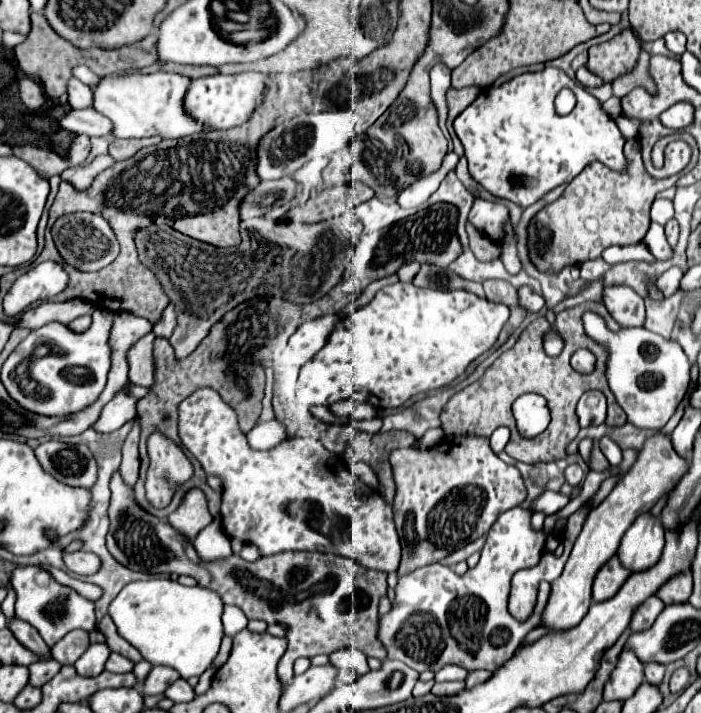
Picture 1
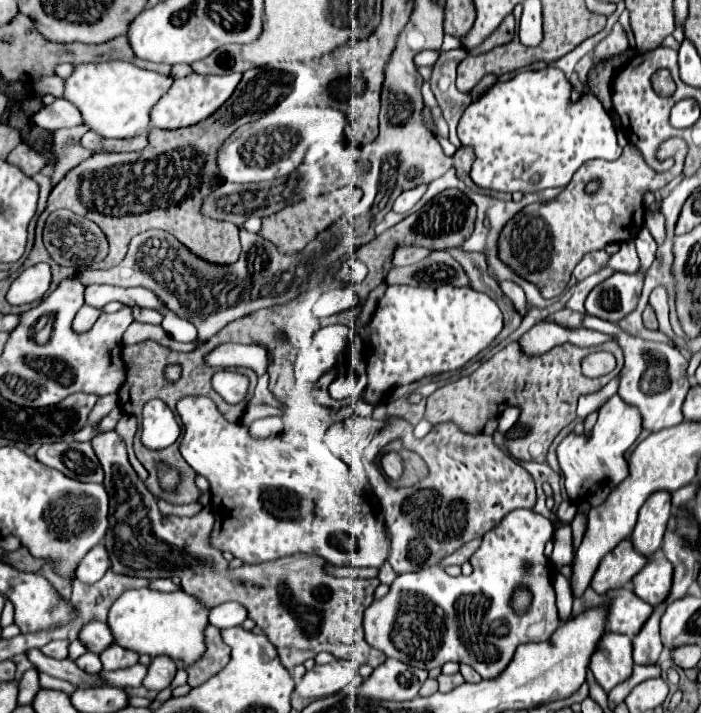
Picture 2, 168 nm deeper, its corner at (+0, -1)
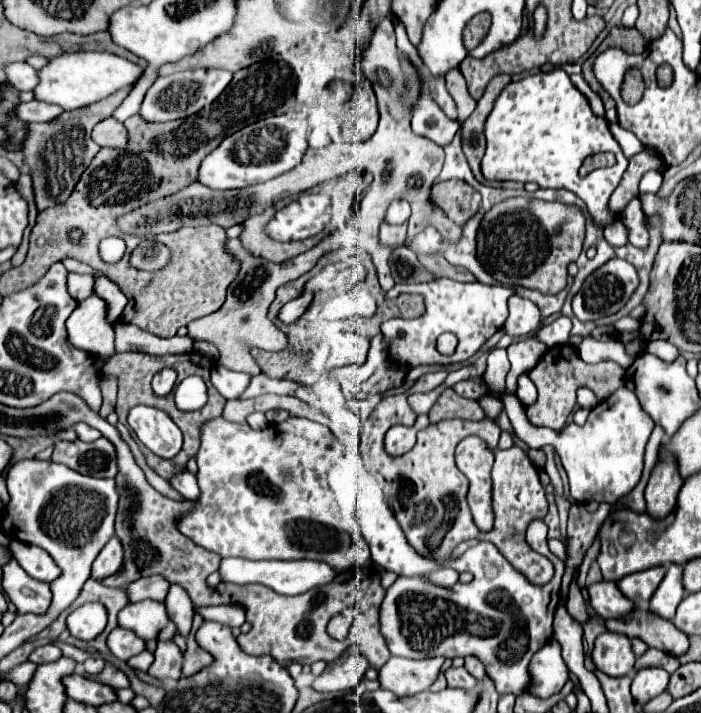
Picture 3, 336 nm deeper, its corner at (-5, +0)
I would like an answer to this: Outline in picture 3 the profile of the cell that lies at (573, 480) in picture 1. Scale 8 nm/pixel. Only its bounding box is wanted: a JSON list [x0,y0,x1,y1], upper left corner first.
[503,387,655,505]

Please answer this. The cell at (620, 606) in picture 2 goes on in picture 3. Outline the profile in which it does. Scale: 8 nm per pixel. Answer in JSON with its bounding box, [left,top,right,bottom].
[589,581,633,617]

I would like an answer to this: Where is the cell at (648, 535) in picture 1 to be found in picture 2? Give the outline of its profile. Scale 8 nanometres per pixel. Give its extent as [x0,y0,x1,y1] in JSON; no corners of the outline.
[630,492,672,558]

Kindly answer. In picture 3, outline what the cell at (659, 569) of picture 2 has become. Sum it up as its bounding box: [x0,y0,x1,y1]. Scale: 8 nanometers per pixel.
[617,567,665,607]

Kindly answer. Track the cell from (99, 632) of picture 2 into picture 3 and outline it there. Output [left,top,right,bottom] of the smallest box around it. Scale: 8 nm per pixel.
[67,603,107,641]

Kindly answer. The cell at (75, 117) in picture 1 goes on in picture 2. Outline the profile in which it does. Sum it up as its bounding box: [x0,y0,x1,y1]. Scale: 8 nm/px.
[32,98,82,130]

